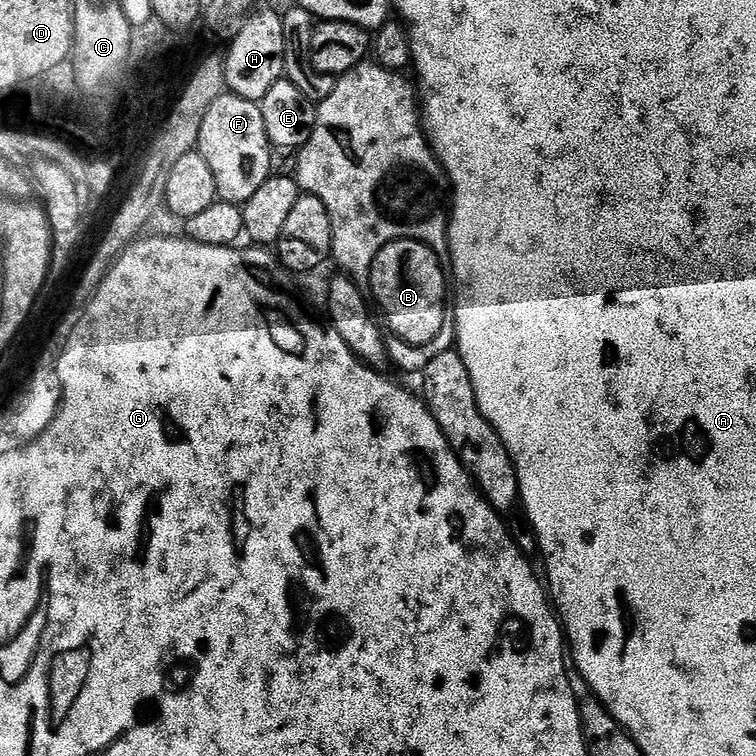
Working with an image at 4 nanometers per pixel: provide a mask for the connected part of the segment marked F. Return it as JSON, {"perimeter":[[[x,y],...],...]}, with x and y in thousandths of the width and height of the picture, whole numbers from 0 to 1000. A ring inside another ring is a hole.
{"perimeter":[[[295,124],[272,147],[262,198],[283,229],[287,261],[306,270],[321,272],[362,228],[362,197],[352,177],[352,161],[347,161],[344,139],[319,127]]]}

